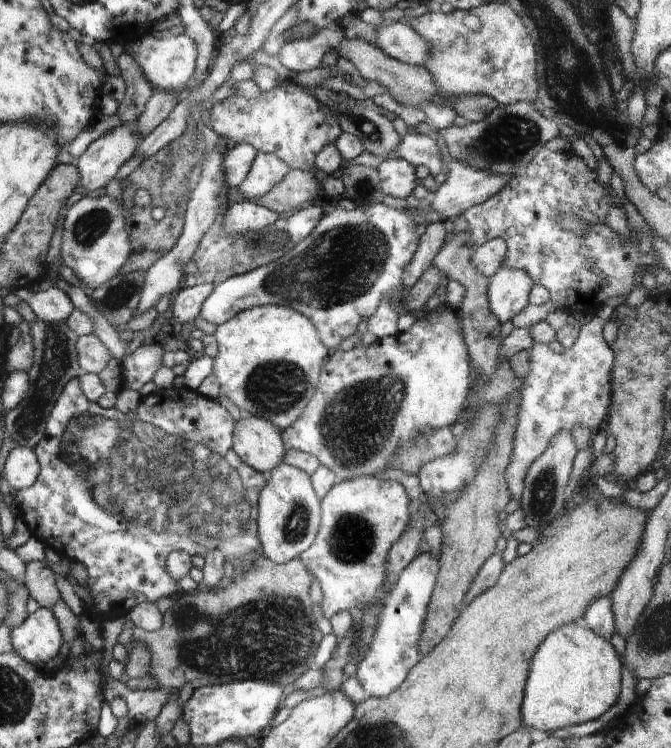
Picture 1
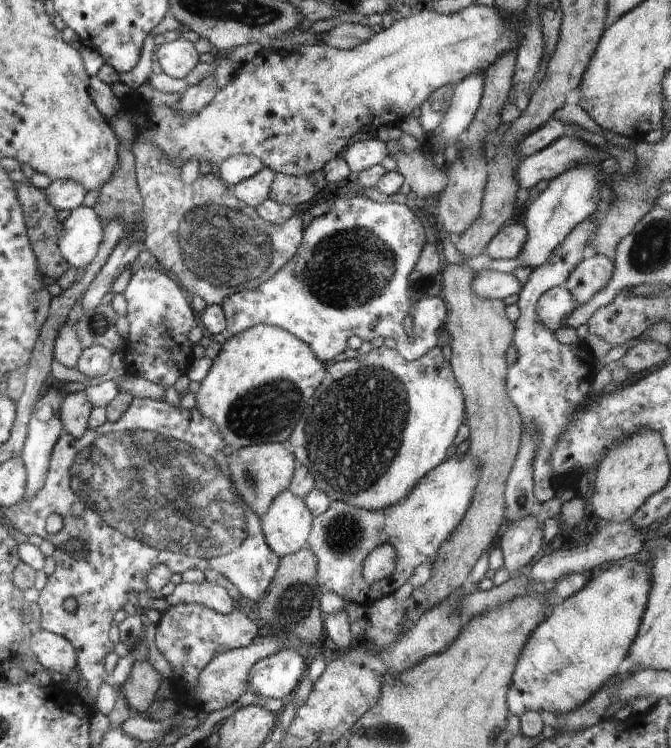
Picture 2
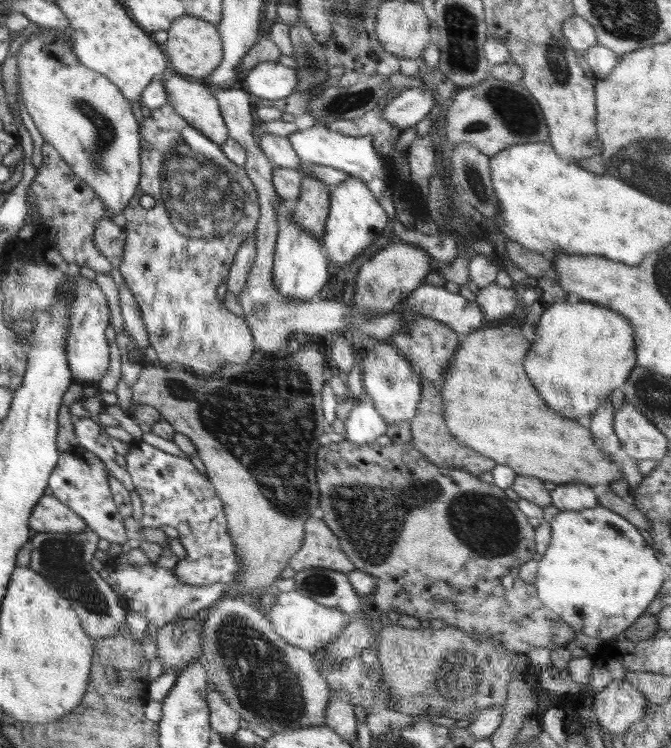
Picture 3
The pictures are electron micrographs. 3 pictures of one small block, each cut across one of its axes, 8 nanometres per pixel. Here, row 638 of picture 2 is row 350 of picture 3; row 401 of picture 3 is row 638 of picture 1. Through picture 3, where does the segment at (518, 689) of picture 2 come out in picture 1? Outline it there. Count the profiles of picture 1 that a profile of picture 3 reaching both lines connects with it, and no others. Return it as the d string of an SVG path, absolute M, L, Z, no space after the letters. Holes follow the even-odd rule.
M577 623L566 624L538 646L521 706L522 725L549 732L600 718L618 702L624 661L609 640Z

